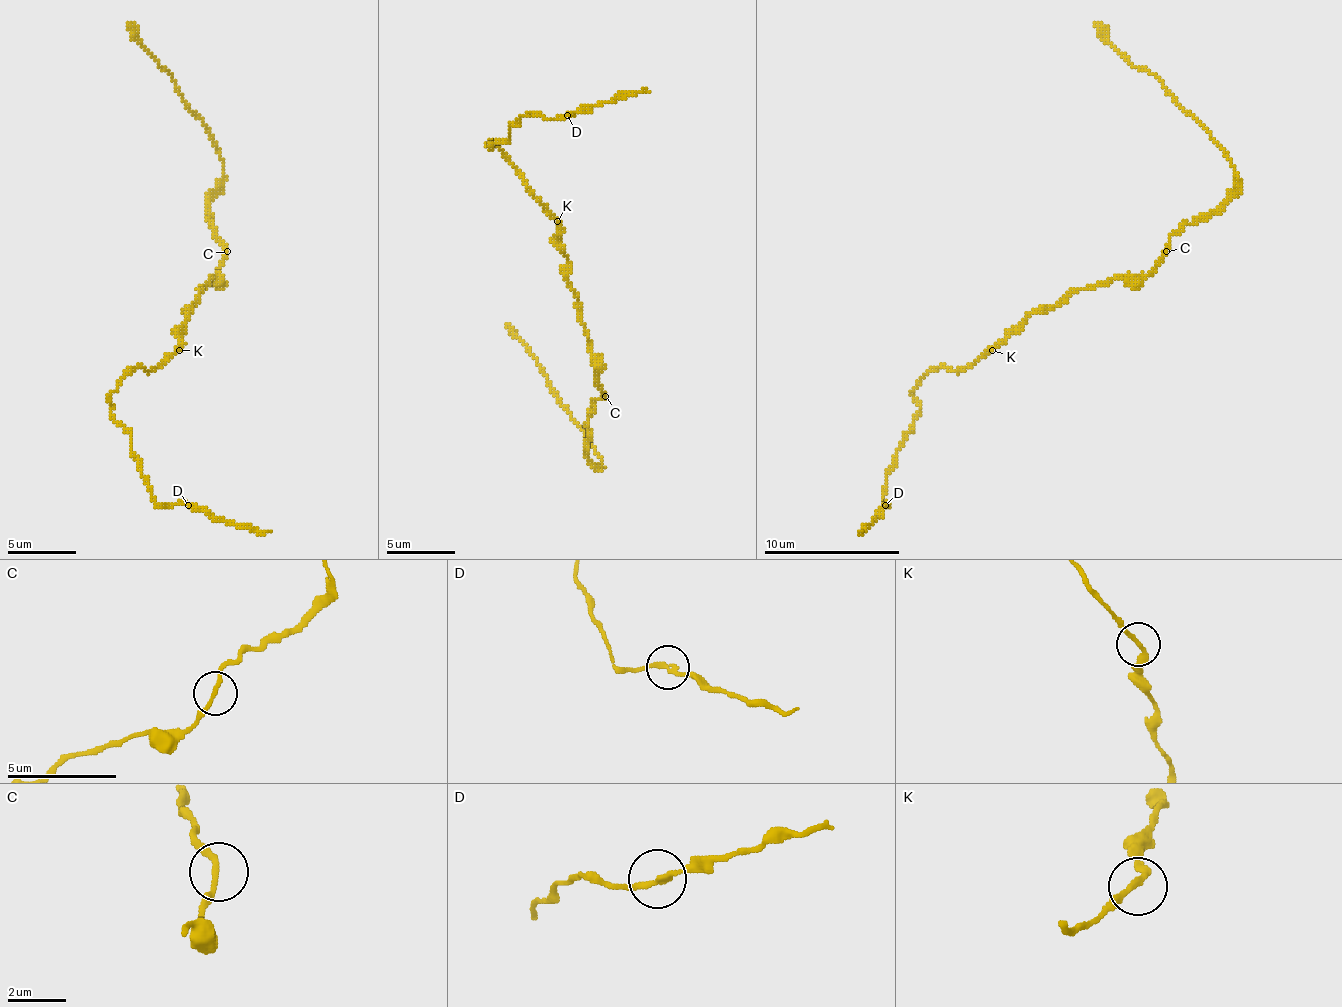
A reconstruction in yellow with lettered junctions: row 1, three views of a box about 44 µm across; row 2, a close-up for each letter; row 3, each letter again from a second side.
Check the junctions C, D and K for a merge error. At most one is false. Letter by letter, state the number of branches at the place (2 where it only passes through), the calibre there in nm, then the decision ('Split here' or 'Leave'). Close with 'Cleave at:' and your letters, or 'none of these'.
C: Branches: 2. Thickness 180 nm. Leave
D: Branches: 2. Thickness 180 nm. Leave
K: Branches: 2. Thickness 200 nm. Leave
Cleave at: none of these

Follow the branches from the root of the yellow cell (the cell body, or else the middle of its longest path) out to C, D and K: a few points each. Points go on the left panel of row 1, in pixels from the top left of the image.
C: (199, 296), (216, 275), (216, 268), (227, 251)
D: (199, 296), (179, 347), (148, 371), (134, 367), (110, 395), (110, 415), (131, 436), (151, 497), (189, 504)
K: (199, 296), (189, 306), (189, 316), (179, 337), (179, 350)

